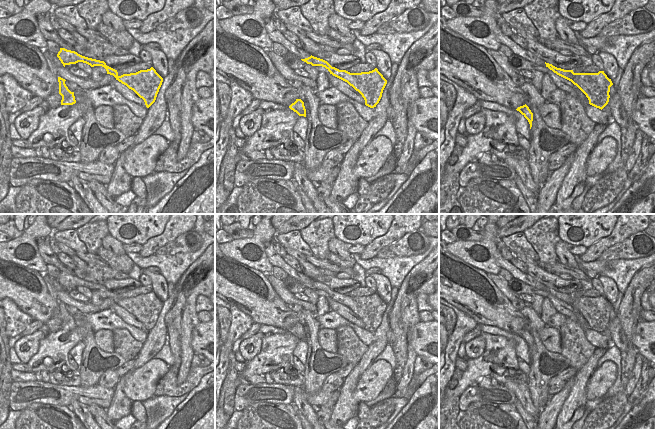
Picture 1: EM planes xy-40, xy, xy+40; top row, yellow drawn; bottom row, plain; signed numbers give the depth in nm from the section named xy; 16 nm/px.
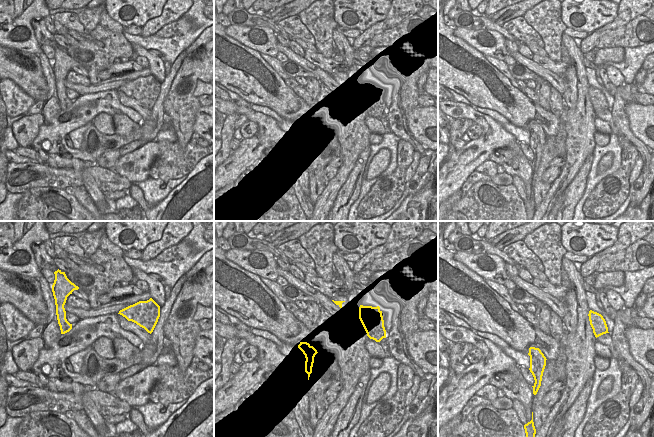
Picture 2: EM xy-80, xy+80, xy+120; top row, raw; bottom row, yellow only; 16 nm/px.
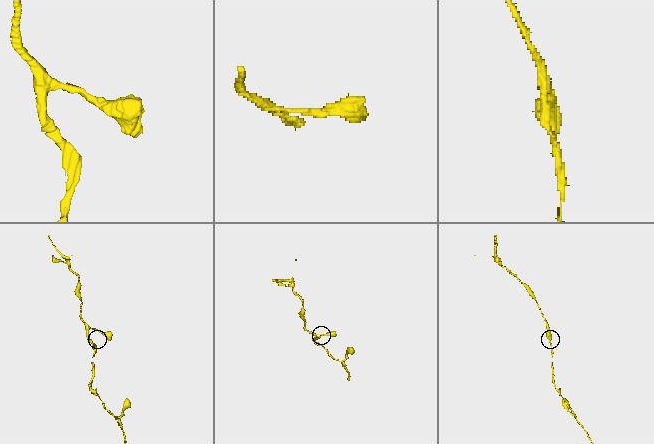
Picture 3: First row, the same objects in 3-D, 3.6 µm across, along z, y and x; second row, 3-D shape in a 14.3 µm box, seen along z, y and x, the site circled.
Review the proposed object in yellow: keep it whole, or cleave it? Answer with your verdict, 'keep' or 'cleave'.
keep

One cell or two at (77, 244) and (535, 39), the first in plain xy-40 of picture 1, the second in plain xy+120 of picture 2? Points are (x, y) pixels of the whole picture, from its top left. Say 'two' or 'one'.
one

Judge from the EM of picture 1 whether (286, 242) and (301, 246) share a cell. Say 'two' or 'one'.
one

